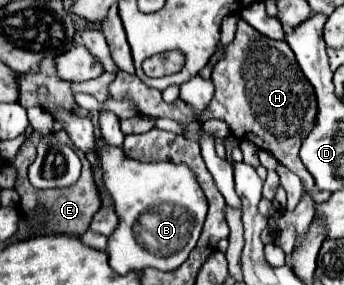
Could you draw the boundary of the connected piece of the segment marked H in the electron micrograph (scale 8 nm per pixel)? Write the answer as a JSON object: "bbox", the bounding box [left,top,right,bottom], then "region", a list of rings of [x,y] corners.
{"bbox":[201,20,317,192],"region":[[[239,20],[235,38],[225,46],[225,54],[215,64],[211,78],[215,84],[215,96],[207,104],[201,120],[219,118],[227,122],[235,138],[249,140],[257,148],[271,152],[283,166],[301,178],[307,192],[313,192],[315,182],[301,164],[299,148],[315,124],[317,102],[313,86],[301,76],[289,44],[285,44],[285,40],[265,38],[245,20]]]}

